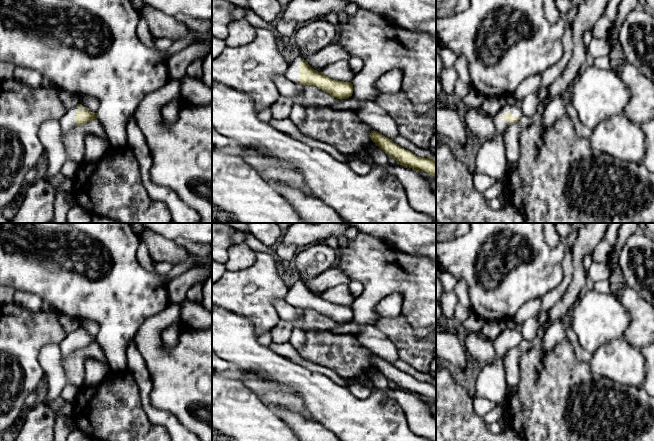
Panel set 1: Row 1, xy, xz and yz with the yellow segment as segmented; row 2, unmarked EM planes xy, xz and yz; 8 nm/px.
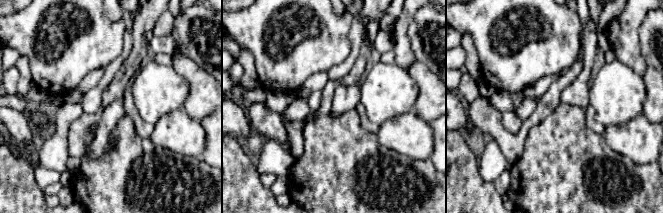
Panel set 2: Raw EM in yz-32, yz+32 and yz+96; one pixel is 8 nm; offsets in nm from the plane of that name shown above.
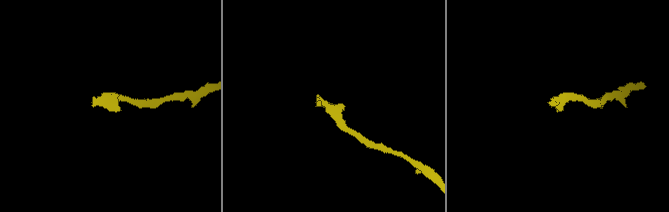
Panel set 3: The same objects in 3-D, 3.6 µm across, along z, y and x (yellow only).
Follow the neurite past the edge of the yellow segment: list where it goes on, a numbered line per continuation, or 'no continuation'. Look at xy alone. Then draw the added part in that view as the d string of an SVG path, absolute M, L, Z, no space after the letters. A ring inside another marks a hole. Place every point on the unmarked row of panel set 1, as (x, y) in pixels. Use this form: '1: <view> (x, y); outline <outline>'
1: xy (68, 345); outline M77 330L68 333L64 340L59 344L62 353L62 358L68 357L73 351L76 350L77 333Z

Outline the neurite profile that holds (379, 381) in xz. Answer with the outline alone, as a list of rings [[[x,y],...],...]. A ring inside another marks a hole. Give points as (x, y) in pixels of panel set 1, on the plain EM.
[[[370,369],[366,372],[366,377],[368,377],[375,389],[387,389],[389,388],[390,381],[378,370]]]

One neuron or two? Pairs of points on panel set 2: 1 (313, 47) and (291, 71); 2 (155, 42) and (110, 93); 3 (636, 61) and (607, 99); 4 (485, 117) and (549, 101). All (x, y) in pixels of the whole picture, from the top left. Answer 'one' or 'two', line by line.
1: one
2: two
3: two
4: one

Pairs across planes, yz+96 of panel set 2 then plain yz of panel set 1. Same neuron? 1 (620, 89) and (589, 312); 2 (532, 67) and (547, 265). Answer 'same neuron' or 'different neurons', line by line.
1: same neuron
2: same neuron

